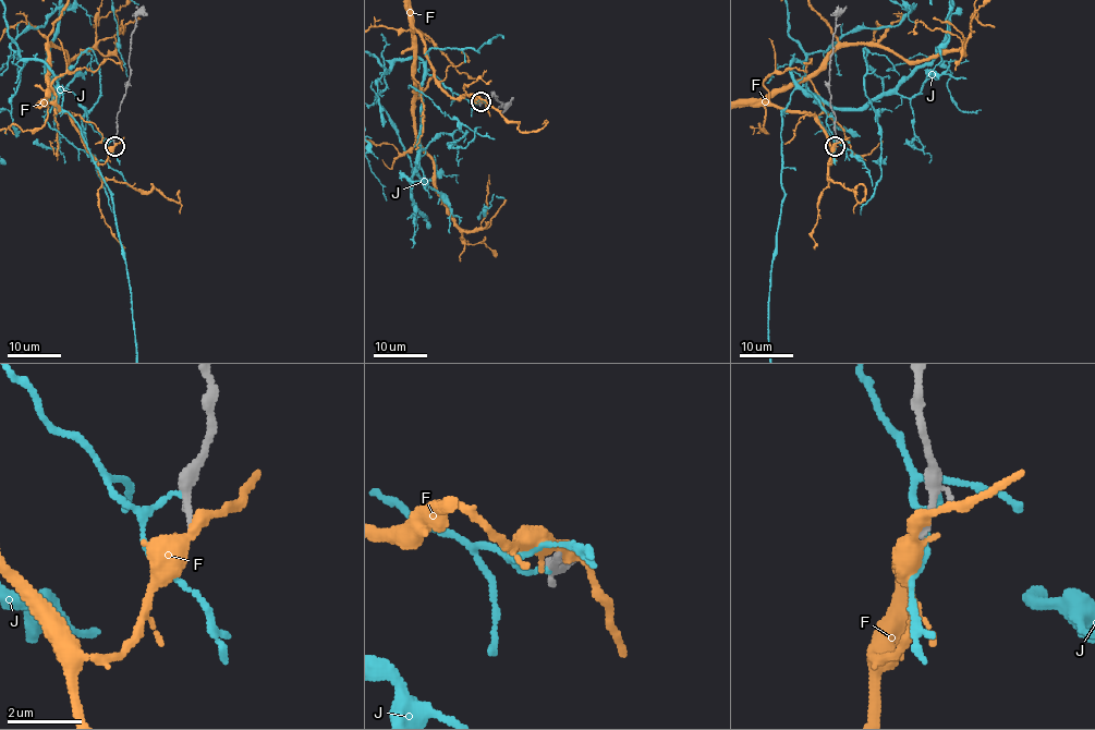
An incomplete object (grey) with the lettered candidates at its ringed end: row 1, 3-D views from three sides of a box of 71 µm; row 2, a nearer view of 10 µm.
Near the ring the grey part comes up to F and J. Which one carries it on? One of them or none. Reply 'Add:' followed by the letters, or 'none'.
Add: none

